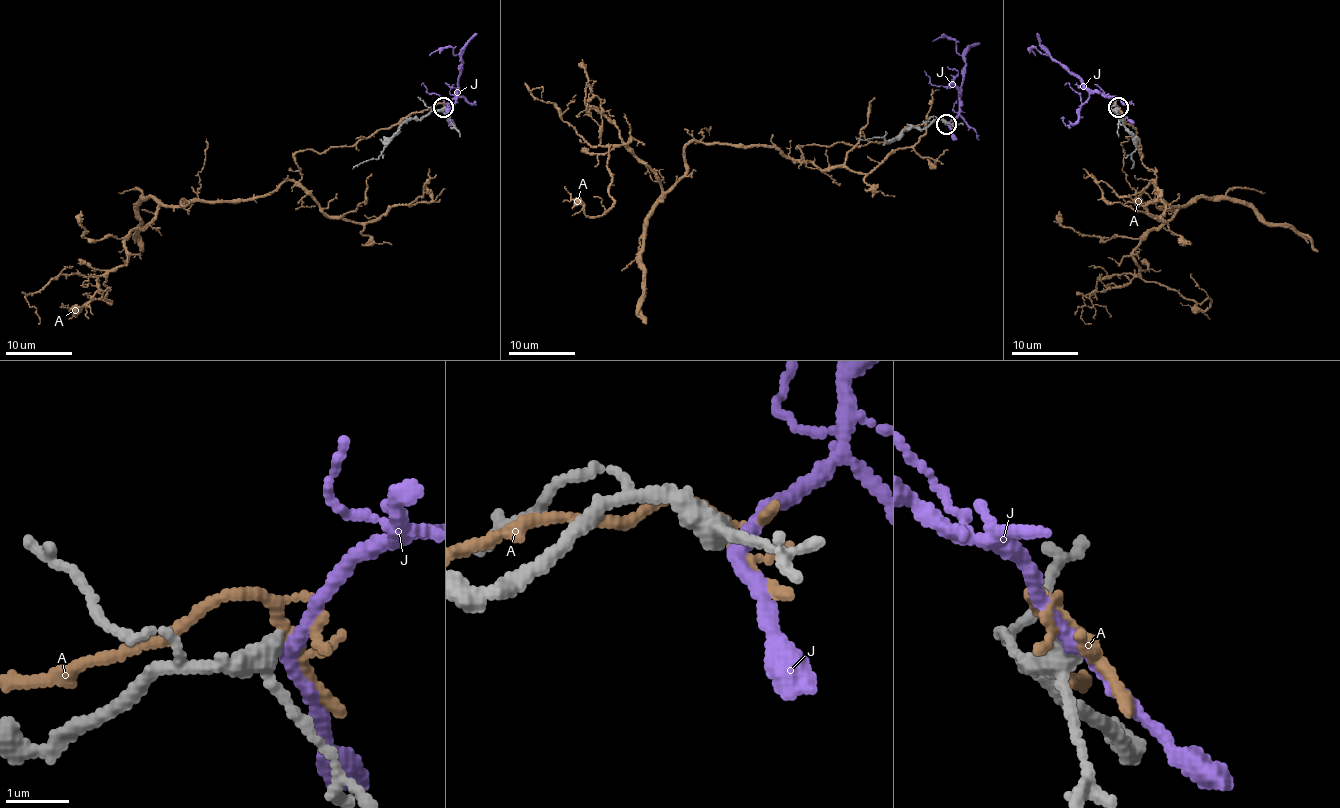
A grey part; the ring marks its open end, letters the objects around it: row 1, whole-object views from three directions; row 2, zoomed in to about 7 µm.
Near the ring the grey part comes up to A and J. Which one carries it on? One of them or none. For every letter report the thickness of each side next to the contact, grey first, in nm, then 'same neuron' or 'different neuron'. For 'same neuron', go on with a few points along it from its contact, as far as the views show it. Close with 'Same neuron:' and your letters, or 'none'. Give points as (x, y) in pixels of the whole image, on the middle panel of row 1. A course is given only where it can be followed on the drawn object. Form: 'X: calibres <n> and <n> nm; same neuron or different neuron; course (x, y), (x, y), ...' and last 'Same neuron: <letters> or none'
A: calibres 320 and 150 nm; different neuron
J: calibres 320 and 200 nm; different neuron
Same neuron: none

